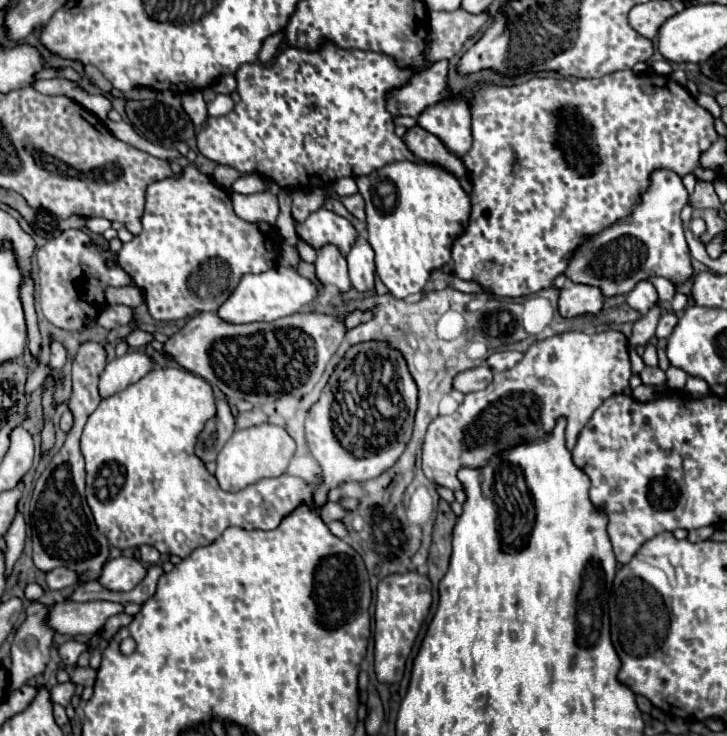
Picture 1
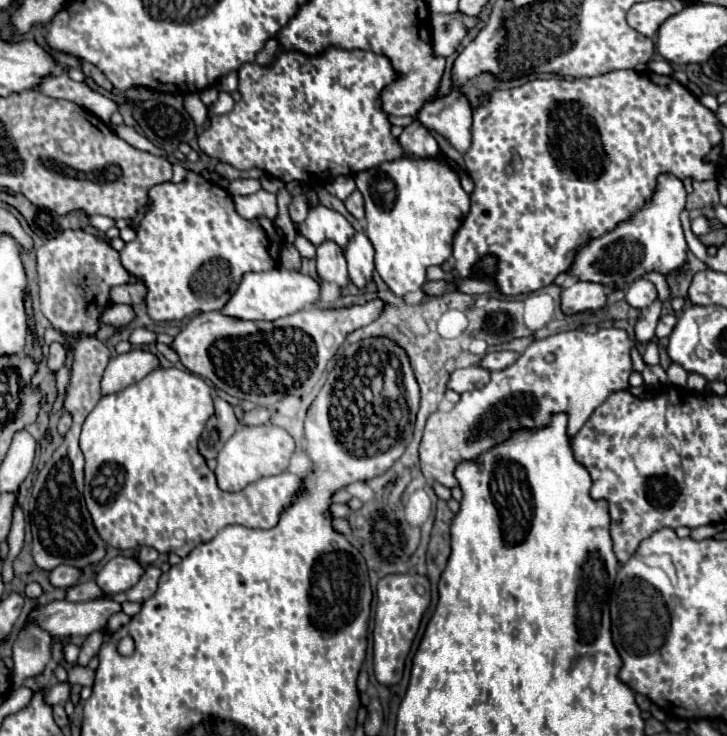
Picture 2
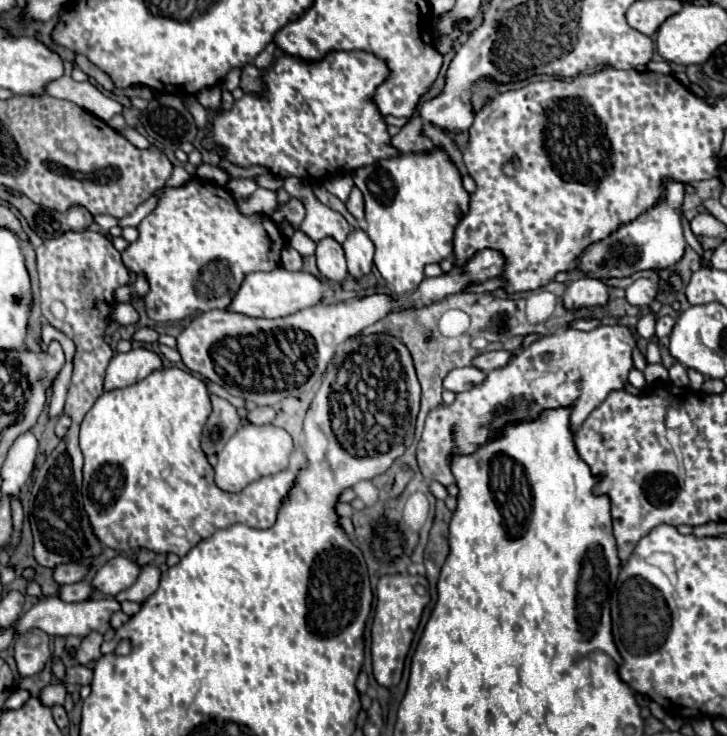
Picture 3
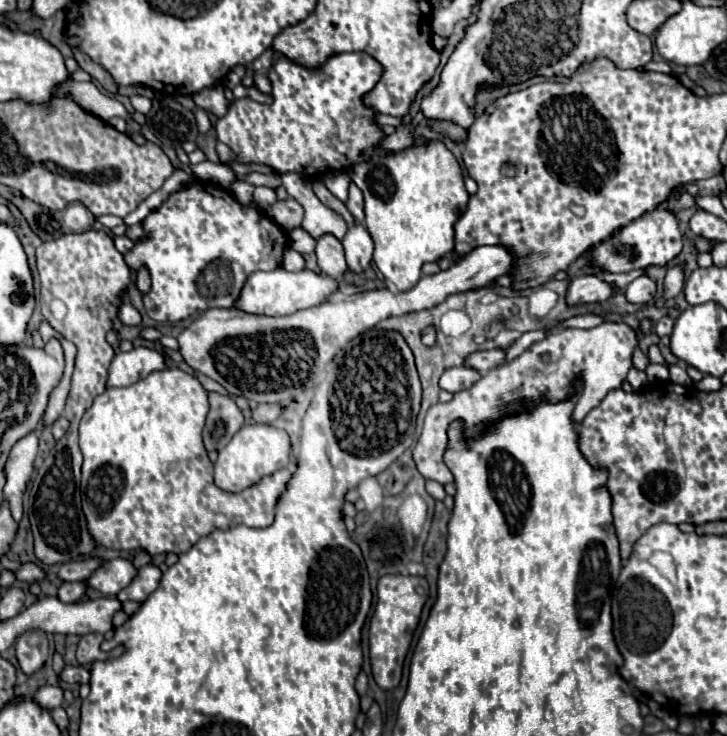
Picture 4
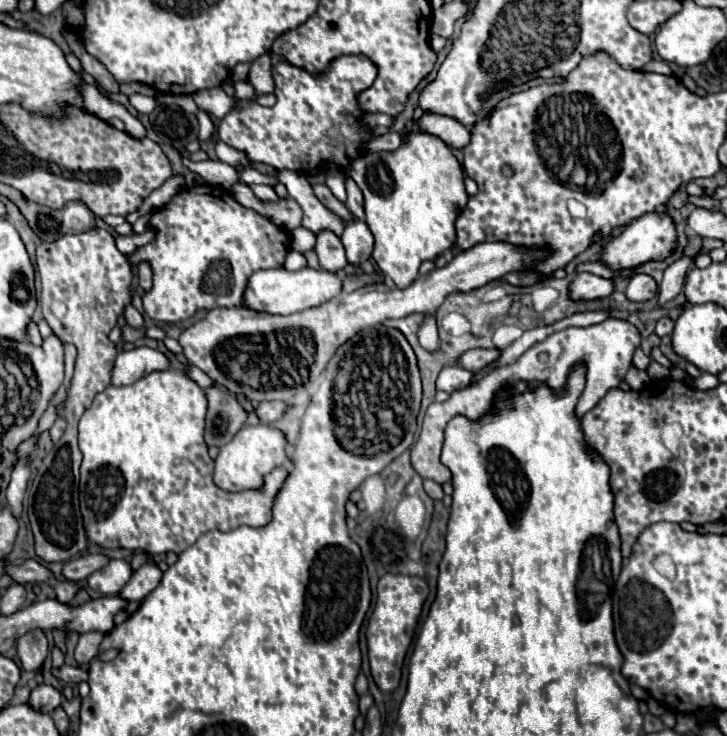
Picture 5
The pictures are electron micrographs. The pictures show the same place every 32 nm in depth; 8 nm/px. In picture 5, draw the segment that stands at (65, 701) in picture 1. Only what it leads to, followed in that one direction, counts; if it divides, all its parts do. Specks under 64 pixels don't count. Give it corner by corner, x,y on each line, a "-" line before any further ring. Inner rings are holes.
40,684
38,688
32,690
30,694
30,704
36,708
36,710
42,710
42,712
52,712
54,708
58,708
62,702
62,694
60,690
56,690
54,686
46,686
46,684

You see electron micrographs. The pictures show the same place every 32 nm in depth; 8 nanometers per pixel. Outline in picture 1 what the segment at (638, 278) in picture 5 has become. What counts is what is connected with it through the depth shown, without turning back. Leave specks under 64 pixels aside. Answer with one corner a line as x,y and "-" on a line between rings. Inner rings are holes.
644,280
644,282
638,282
636,288
626,296
626,302
630,308
634,308
636,312
640,314
648,314
648,310
652,306
658,304
658,294
656,294
656,288
652,286
652,282

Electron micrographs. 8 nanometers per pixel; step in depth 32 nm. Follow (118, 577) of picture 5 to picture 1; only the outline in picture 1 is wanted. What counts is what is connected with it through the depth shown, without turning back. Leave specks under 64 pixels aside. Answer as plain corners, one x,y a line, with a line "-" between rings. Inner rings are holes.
114,558
104,566
104,572
100,576
100,584
108,590
116,592
128,592
136,588
146,576
146,566
136,558

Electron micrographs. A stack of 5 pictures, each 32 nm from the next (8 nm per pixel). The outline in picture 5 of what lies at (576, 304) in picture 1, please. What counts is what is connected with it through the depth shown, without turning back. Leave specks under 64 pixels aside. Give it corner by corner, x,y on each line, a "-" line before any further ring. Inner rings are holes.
582,272
572,280
568,296
572,296
572,300
600,300
600,298
608,298
612,290
614,290
612,280

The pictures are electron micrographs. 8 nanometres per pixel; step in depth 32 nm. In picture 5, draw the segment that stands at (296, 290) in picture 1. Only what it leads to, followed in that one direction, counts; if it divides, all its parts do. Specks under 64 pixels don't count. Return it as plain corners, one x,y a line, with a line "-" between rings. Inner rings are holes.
284,268
276,270
258,270
250,276
248,288
244,290
244,308
254,312
268,312
268,314
294,314
312,306
320,306
322,302
338,296
342,290
342,282
336,274
326,270
312,270
302,268
298,272
288,272

